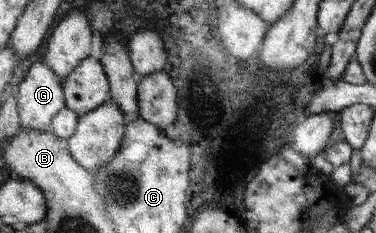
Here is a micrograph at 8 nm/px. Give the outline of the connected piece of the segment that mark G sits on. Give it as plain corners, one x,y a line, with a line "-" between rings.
38,59
19,83
21,126
46,132
51,120
67,106
65,83
45,60

